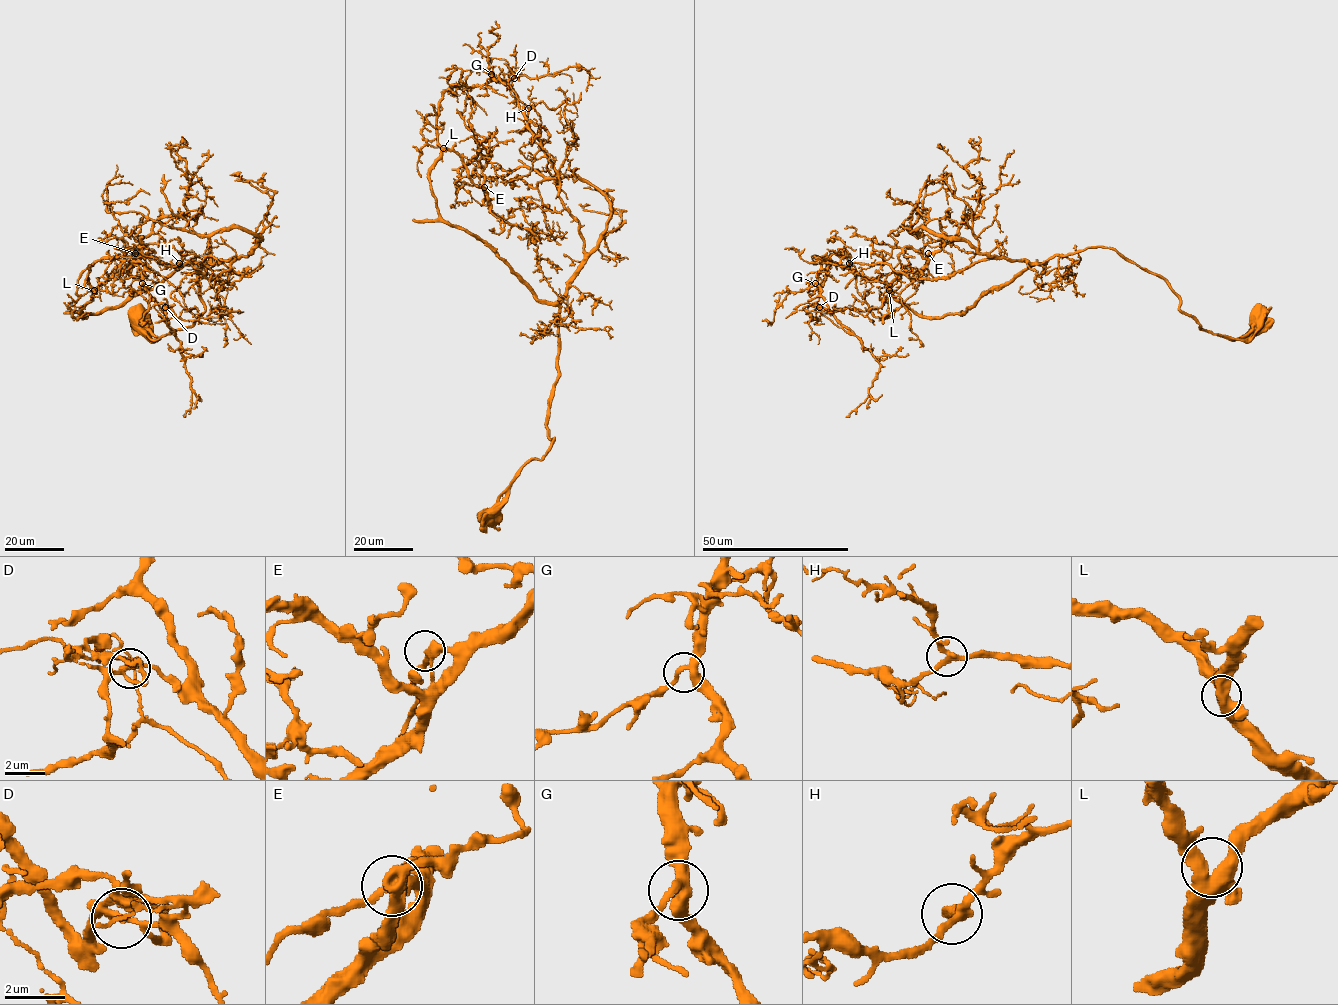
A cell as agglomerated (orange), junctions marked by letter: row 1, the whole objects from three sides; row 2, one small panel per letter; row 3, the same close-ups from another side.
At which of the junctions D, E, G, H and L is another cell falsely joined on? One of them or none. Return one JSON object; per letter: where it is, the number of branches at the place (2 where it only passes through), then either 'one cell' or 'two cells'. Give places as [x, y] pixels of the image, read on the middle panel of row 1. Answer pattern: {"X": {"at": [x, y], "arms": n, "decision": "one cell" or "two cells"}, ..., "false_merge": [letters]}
{"D": {"at": [514, 78], "arms": 5, "decision": "two cells"}, "E": {"at": [484, 187], "arms": 3, "decision": "one cell"}, "G": {"at": [491, 74], "arms": 3, "decision": "one cell"}, "H": {"at": [528, 108], "arms": 3, "decision": "one cell"}, "L": {"at": [443, 148], "arms": 4, "decision": "one cell"}, "false_merge": ["D"]}

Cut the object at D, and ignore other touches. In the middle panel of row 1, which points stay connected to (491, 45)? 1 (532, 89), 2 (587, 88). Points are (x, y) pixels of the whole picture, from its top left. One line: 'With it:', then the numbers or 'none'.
With it: 1

